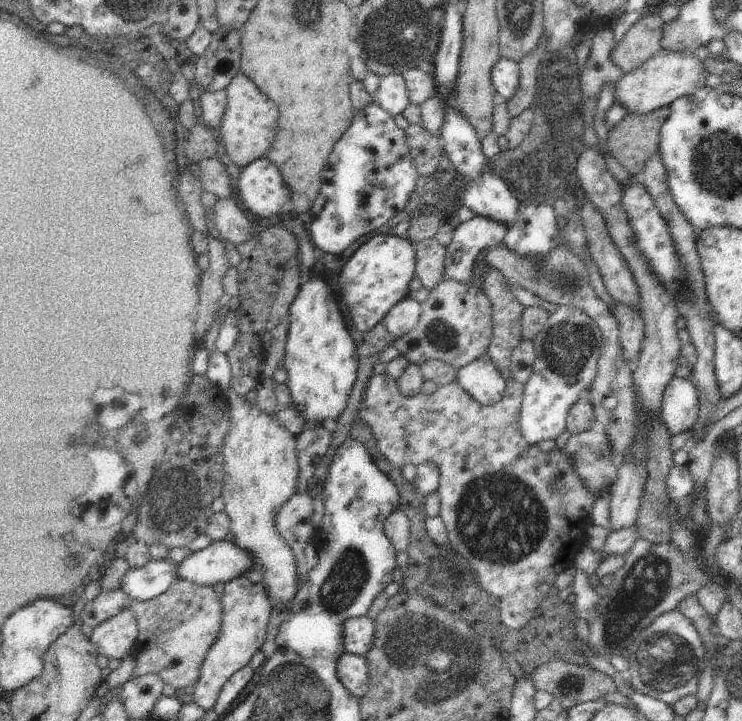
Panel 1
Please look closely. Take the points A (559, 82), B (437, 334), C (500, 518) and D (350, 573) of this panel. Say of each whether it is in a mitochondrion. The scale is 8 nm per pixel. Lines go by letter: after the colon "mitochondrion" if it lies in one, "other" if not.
A: other
B: mitochondrion
C: mitochondrion
D: mitochondrion

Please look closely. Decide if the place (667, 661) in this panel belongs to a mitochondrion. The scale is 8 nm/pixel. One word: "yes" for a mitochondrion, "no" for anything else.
yes

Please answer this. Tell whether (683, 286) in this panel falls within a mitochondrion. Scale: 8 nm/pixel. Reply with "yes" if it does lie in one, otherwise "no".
no

